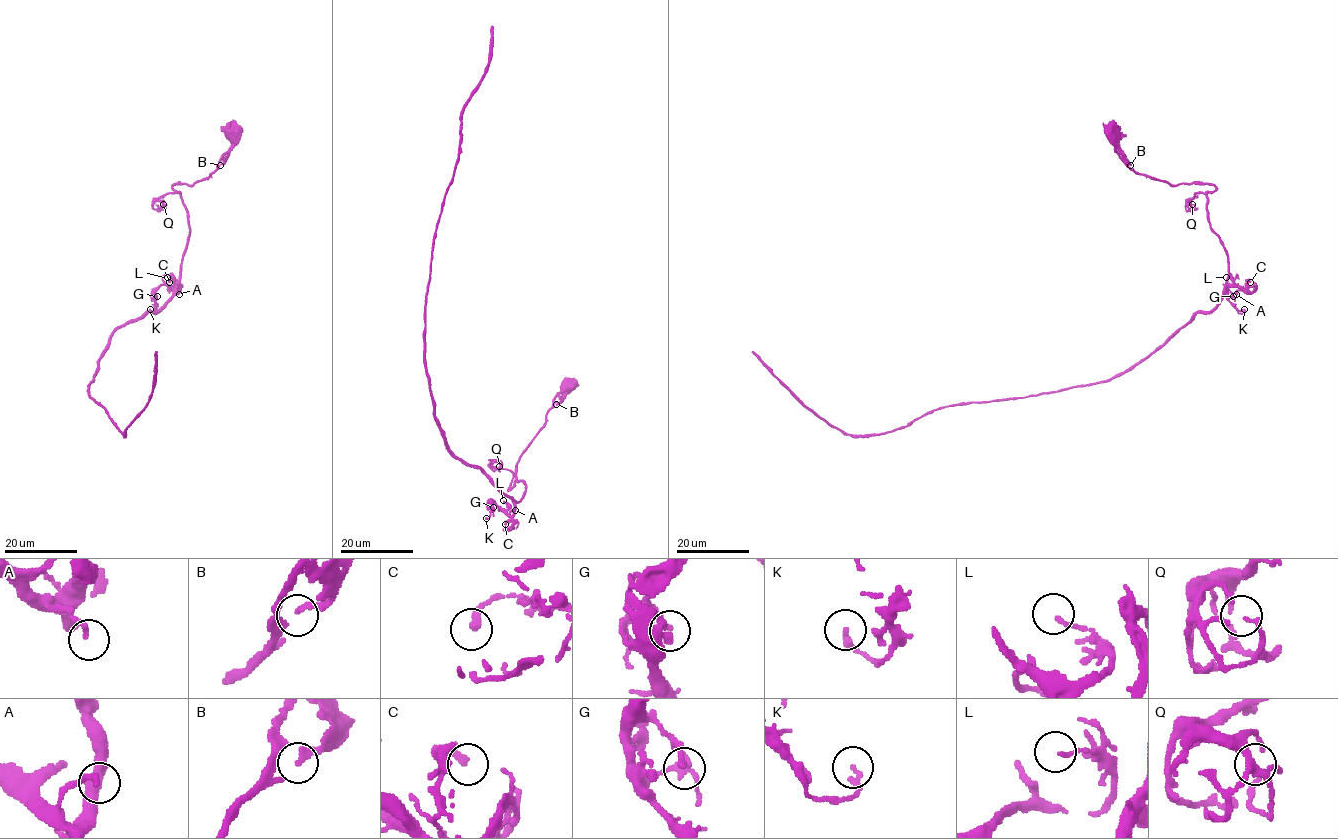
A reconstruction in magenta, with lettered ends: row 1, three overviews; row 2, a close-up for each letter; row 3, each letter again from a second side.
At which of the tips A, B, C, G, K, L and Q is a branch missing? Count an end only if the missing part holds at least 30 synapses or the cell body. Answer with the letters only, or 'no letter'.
no letter

